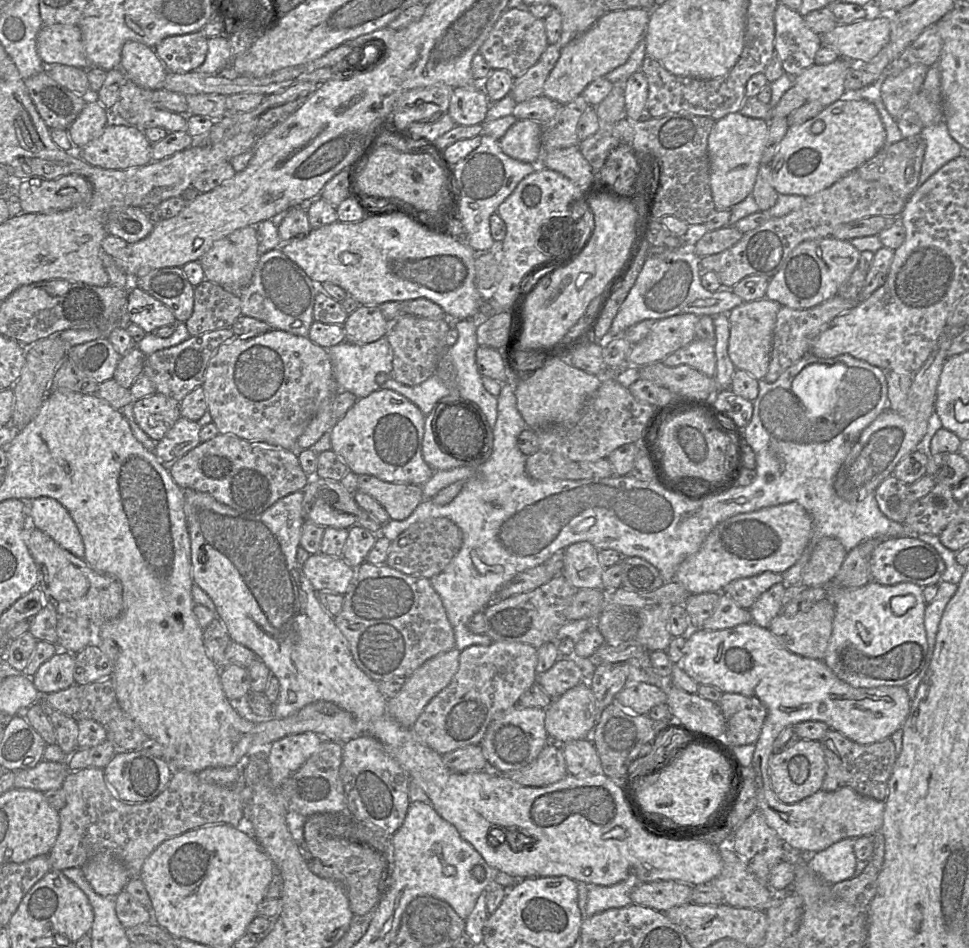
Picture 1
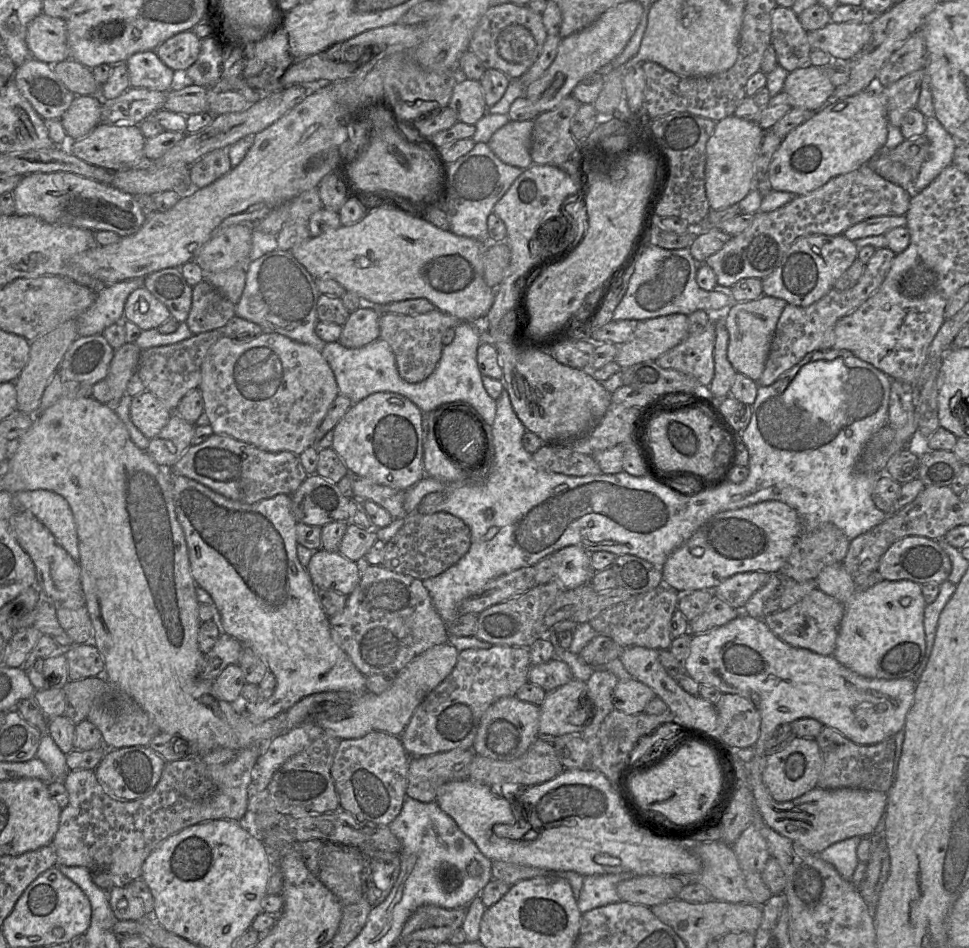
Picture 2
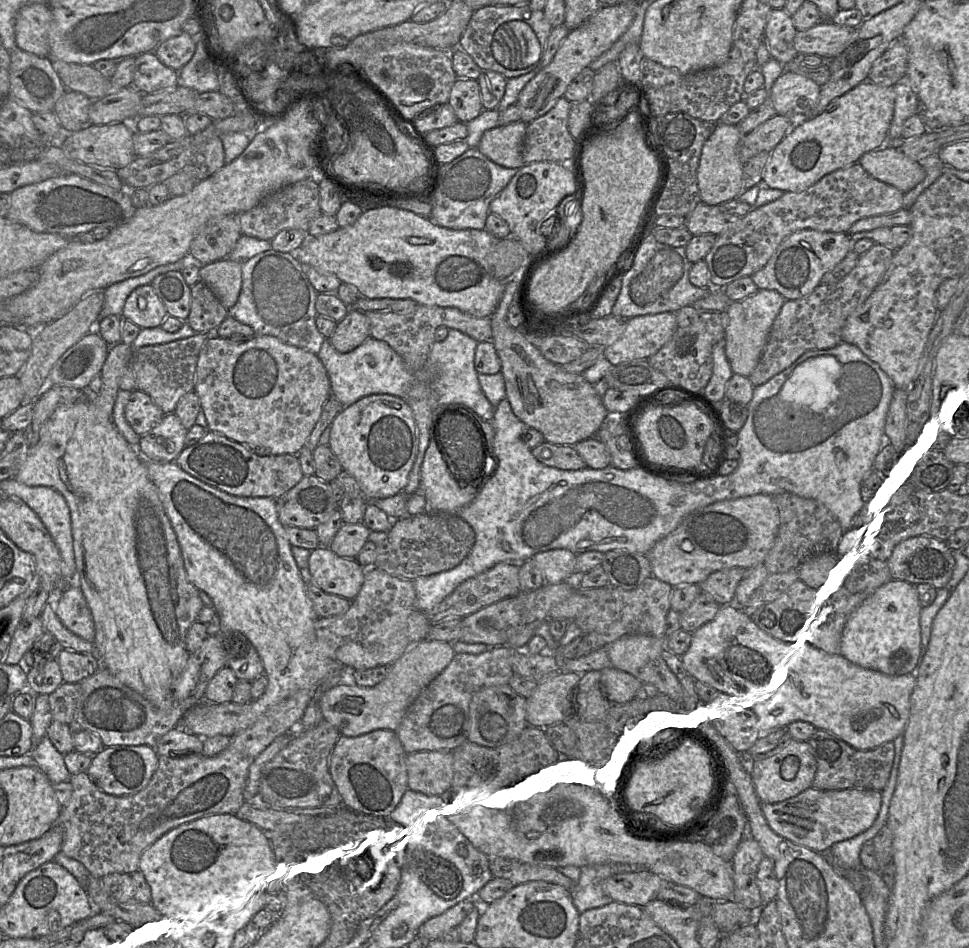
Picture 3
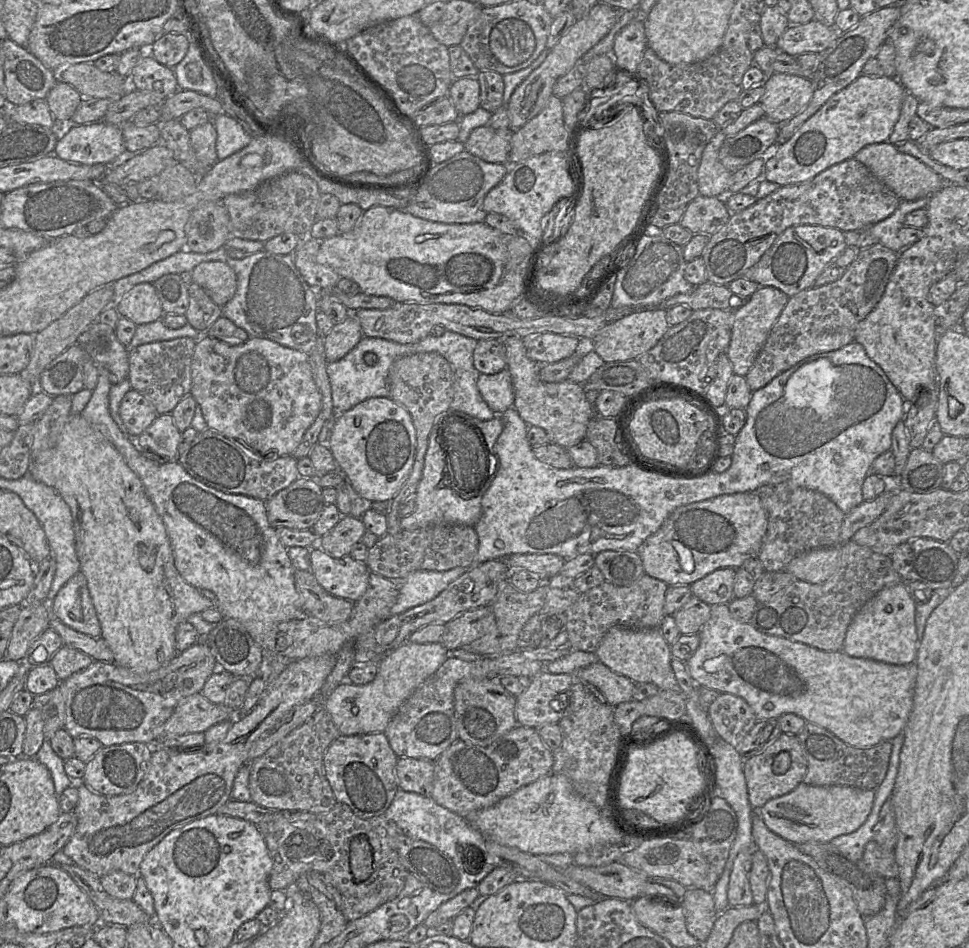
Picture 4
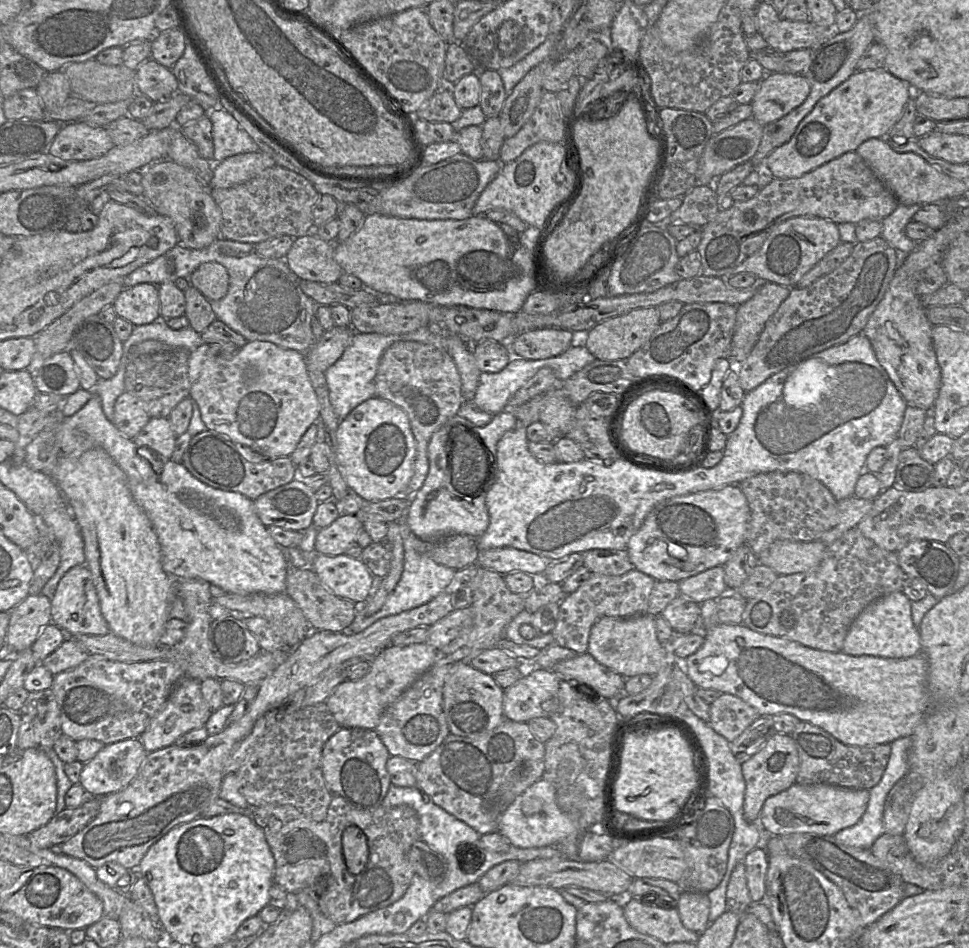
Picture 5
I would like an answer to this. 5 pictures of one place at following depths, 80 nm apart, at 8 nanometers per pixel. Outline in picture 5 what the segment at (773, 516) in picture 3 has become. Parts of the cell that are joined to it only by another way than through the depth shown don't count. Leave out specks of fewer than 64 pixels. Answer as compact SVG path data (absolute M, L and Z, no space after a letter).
M728 485L720 490L707 490L675 496L660 502L645 518L642 526L628 542L627 552L634 569L656 581L681 580L698 575L717 566L723 566L746 543L750 507L739 485Z

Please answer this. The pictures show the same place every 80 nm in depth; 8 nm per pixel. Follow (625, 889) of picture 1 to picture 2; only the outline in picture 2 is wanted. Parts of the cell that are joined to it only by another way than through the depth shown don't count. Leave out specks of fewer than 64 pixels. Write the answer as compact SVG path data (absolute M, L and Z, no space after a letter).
M632 873L585 876L577 900L580 912L583 914L621 901L617 893L617 885L633 876L635 875Z

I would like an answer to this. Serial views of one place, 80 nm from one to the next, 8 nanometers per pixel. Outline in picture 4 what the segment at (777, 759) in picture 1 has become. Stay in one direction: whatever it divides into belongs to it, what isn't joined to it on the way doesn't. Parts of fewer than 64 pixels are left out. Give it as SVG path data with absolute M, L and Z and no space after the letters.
M781 733L762 753L744 760L743 772L752 809L759 810L769 800L793 791L803 782L807 767L807 759L798 737L788 733Z

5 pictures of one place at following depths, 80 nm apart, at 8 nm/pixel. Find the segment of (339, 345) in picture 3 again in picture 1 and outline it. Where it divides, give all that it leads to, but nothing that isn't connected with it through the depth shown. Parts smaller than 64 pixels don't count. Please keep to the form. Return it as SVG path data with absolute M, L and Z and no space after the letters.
M359 306L343 324L344 342L356 345L375 342L386 335L387 324L378 306Z

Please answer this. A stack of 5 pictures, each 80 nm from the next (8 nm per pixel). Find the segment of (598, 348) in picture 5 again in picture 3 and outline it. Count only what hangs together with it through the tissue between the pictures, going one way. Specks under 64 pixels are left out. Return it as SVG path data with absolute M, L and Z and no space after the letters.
M673 312L629 318L622 336L603 348L604 357L612 365L648 359L672 338L677 329L676 315Z

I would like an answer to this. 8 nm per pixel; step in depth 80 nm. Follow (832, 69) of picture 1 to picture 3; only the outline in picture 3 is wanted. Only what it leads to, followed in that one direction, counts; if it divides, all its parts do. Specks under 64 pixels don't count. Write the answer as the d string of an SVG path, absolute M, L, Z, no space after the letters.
M784 71L769 91L777 115L789 117L793 125L809 120L804 113L816 105L820 86L813 80L795 72Z

